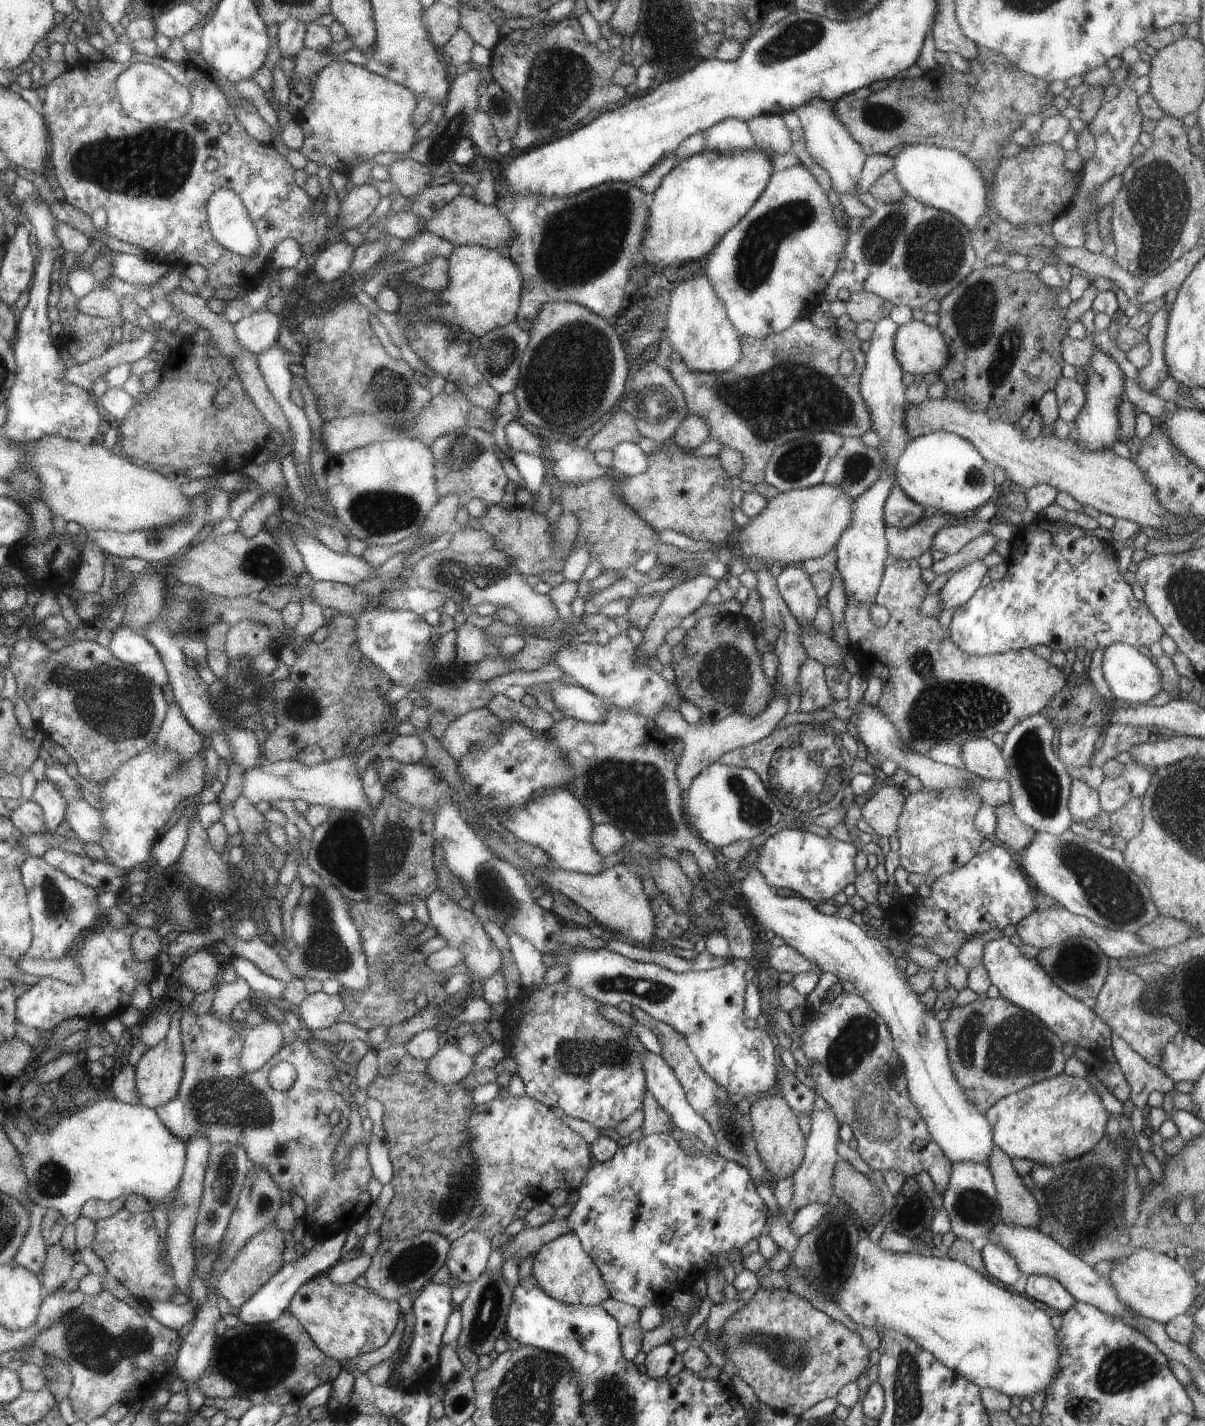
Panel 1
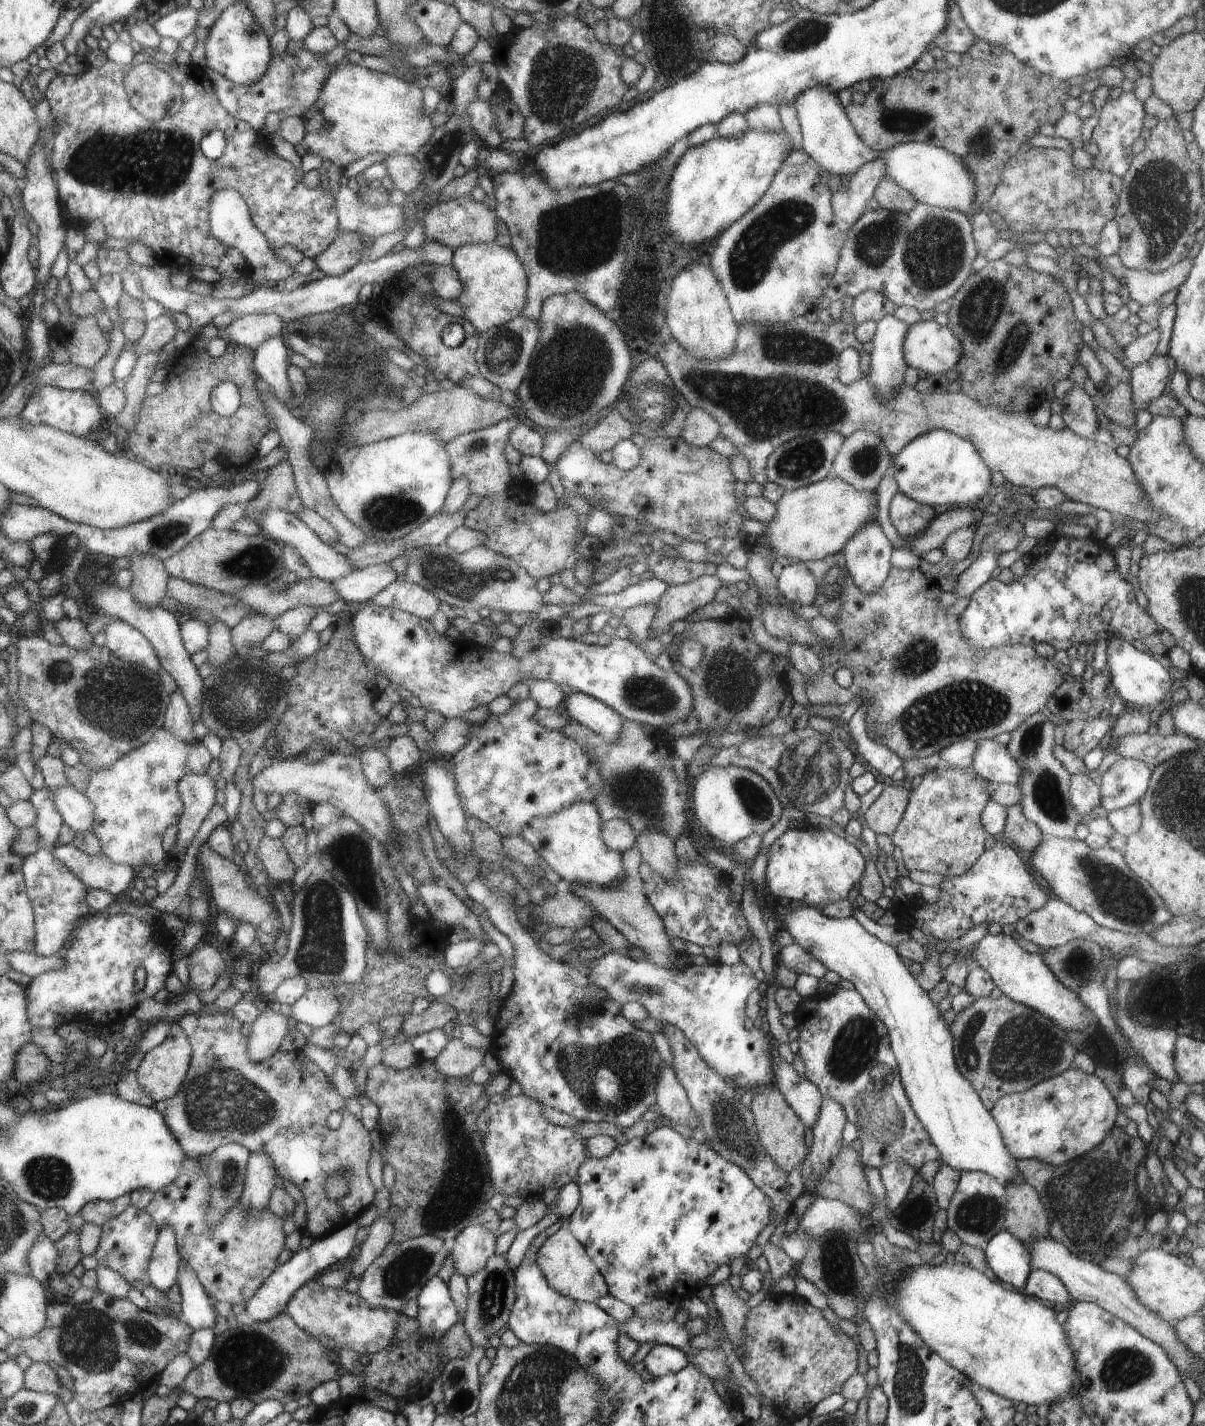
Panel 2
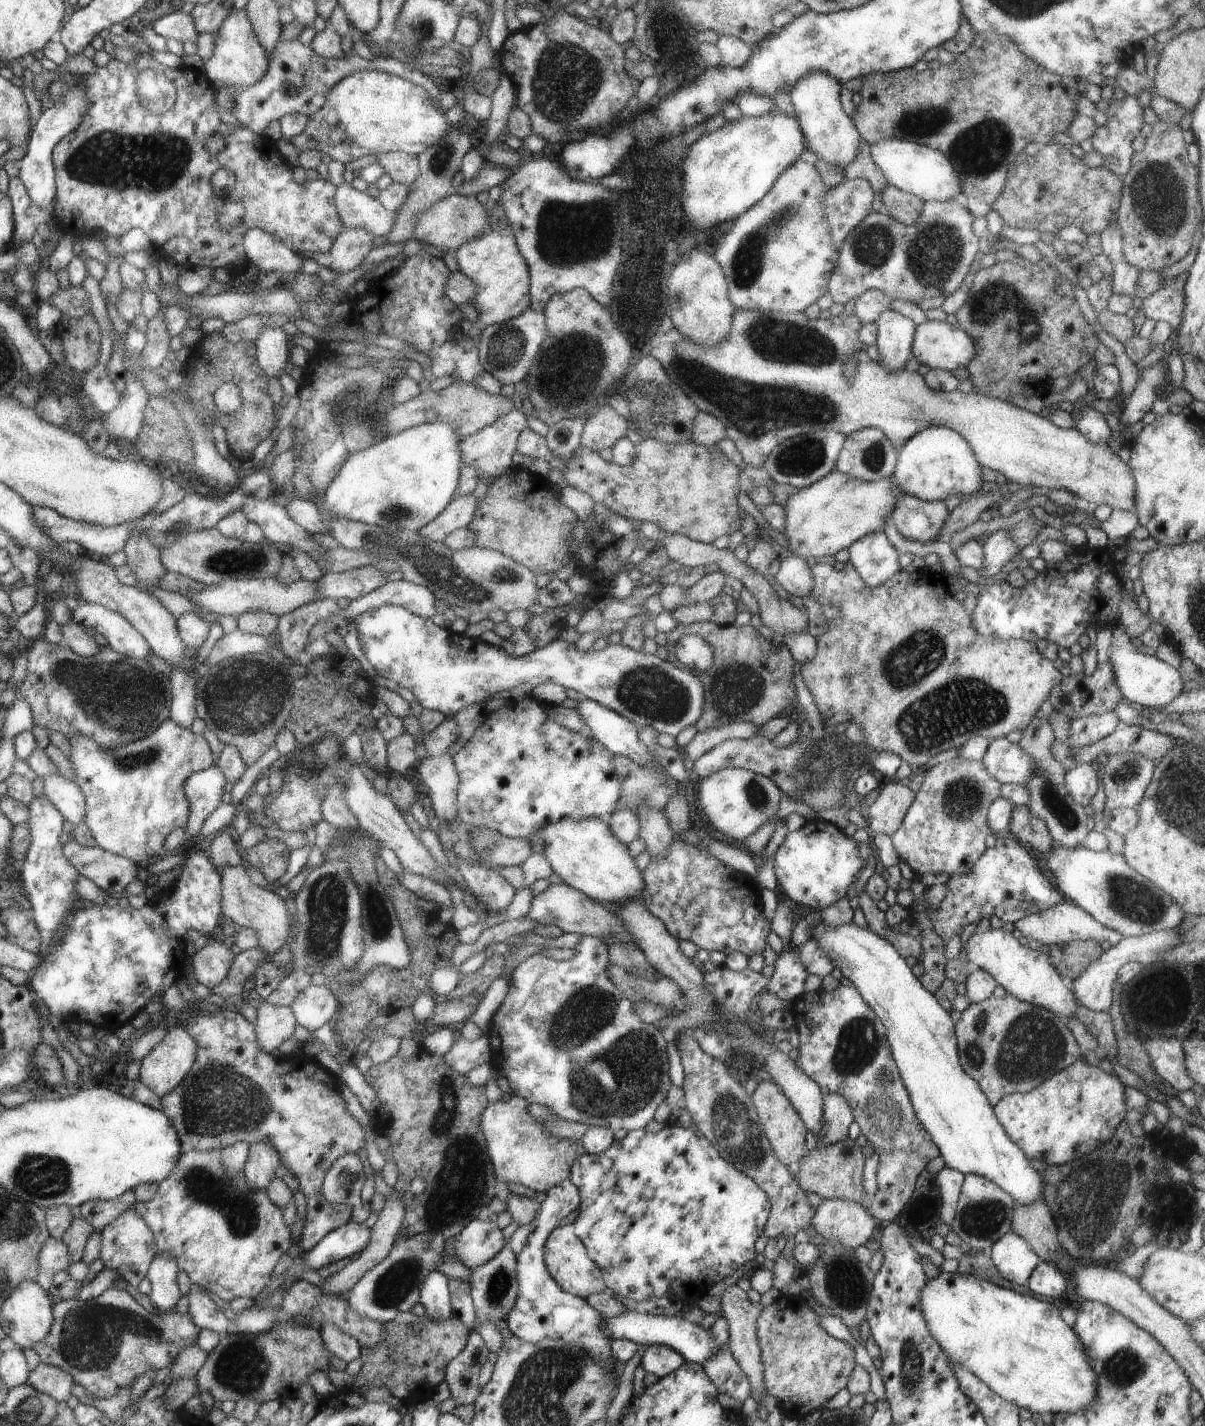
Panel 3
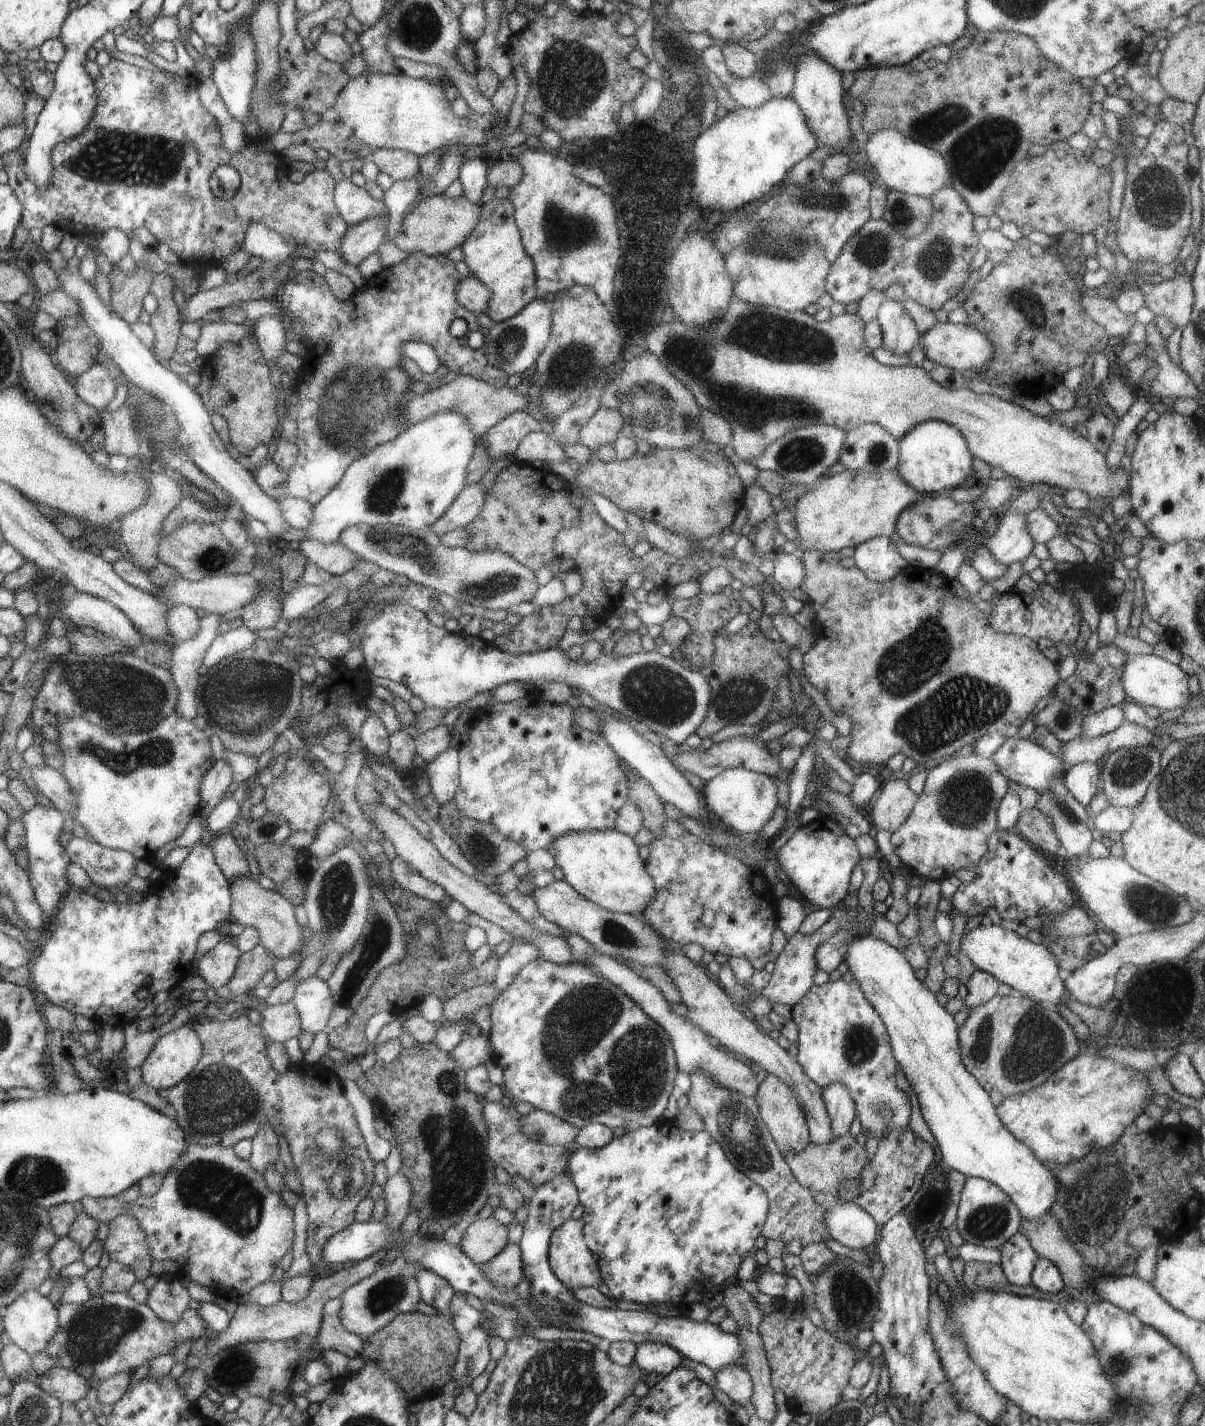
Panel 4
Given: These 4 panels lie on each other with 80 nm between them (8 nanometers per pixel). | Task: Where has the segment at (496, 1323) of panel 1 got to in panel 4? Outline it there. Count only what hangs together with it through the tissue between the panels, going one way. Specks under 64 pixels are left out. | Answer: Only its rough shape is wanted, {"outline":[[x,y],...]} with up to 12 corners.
{"outline":[[508,1243],[481,1264],[500,1291],[511,1291],[523,1278],[519,1245]]}

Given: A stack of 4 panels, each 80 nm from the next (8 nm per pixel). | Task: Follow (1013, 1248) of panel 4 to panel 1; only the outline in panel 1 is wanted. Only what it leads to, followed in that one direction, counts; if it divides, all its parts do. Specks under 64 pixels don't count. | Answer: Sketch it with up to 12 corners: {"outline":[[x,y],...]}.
{"outline":[[988,1243],[981,1250],[985,1274],[1024,1294],[1027,1277],[1014,1257]]}

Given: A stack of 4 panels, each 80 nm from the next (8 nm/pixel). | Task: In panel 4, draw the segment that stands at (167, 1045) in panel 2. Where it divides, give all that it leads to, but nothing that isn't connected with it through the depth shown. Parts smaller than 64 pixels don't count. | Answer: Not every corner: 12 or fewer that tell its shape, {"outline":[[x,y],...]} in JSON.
{"outline":[[186,1023],[158,1039],[139,1071],[166,1091],[182,1083],[202,1056]]}

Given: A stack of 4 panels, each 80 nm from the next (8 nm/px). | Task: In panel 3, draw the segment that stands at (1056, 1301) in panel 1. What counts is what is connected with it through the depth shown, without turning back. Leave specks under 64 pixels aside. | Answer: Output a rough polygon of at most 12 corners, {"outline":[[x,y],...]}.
{"outline":[[1044,1260],[1024,1286],[1038,1296],[1064,1297],[1065,1276]]}

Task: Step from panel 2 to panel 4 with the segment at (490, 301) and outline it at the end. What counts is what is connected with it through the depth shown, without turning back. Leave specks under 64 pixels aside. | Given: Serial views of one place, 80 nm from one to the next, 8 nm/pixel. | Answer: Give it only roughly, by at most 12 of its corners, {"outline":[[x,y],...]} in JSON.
{"outline":[[496,197],[461,245],[503,323],[534,302],[535,261],[515,208]]}

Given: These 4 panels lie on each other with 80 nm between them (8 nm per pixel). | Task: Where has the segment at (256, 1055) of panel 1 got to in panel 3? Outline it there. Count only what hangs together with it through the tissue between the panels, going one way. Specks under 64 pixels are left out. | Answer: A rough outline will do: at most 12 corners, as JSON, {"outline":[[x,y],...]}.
{"outline":[[261,1000],[254,1024],[259,1048],[272,1053],[294,1034],[291,1007]]}

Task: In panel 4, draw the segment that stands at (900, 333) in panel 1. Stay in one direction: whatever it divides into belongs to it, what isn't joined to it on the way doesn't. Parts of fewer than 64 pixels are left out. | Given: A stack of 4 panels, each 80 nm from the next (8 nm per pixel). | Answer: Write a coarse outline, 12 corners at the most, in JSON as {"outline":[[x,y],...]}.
{"outline":[[939,322],[920,336],[926,358],[967,375],[995,355],[987,335]]}

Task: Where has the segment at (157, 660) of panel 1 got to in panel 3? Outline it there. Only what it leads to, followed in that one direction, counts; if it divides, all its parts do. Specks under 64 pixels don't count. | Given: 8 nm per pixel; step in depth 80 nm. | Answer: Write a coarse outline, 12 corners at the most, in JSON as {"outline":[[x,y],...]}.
{"outline":[[81,599],[71,616],[123,657],[149,662],[148,641],[121,614]]}

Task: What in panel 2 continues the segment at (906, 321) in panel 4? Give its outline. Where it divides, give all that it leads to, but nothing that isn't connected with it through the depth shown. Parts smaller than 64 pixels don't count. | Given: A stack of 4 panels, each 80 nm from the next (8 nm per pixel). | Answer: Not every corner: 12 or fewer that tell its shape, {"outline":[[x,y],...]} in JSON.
{"outline":[[893,314],[877,322],[867,378],[880,397],[904,384],[908,327]]}

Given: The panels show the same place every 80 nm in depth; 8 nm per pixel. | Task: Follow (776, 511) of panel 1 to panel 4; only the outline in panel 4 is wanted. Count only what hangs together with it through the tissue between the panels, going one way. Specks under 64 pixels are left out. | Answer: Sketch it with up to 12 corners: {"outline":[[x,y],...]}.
{"outline":[[846,469],[795,503],[798,554],[890,538],[923,497],[898,470]]}

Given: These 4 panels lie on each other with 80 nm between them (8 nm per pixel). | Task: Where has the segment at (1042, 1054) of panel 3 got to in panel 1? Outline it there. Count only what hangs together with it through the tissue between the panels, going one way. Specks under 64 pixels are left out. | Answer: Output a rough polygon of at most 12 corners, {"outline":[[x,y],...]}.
{"outline":[[1002,997],[941,1022],[952,1072],[985,1113],[1062,1074],[1063,1042]]}

